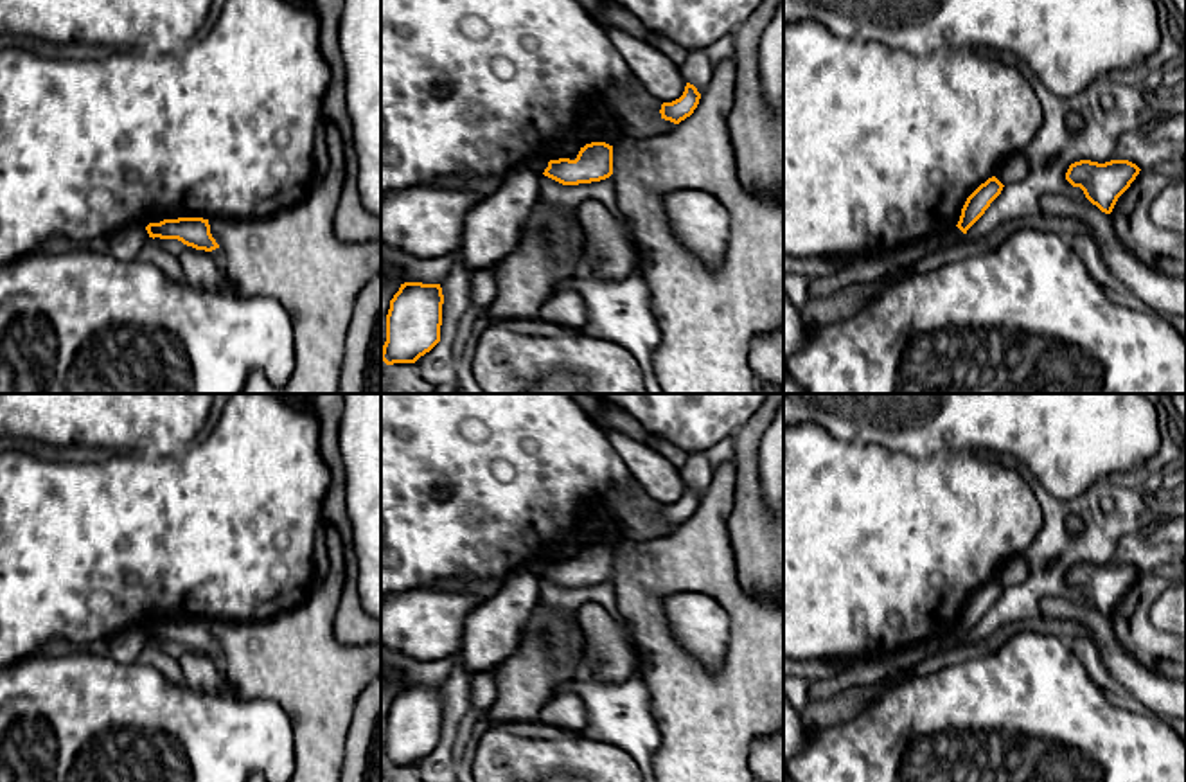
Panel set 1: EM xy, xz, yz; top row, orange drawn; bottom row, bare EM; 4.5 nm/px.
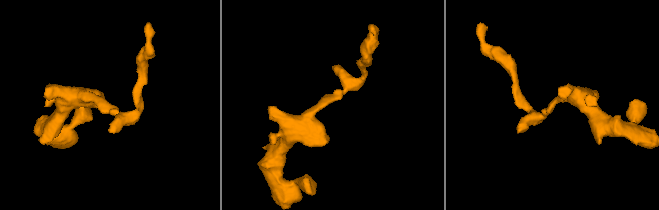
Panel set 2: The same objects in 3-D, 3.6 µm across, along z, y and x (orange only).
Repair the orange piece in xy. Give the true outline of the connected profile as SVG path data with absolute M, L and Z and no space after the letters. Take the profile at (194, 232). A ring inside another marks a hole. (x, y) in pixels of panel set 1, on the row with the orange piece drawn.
M203 218L164 219L160 223L149 223L146 230L153 239L178 239L196 250L212 252L219 248L210 234L208 219Z

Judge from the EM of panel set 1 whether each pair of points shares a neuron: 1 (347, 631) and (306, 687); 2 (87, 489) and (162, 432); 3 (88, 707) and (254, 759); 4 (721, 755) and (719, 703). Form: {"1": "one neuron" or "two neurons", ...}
{"1": "two neurons", "2": "two neurons", "3": "one neuron", "4": "one neuron"}

